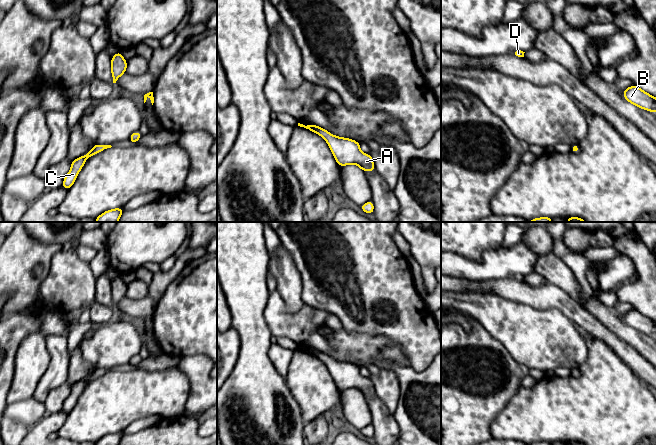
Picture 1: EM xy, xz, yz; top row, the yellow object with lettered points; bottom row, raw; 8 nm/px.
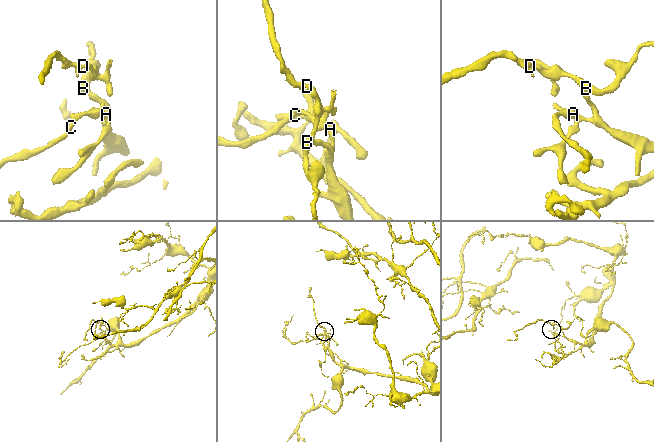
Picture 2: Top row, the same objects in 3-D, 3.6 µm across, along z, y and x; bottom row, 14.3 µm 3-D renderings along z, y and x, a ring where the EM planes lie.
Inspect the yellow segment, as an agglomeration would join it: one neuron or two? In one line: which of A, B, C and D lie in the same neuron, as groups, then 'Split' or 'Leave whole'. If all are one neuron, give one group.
Groups: A B C D. Leave whole

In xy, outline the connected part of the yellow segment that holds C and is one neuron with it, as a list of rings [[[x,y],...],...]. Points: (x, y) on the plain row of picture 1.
[[[95,368],[93,372],[87,378],[73,384],[71,387],[71,393],[63,404],[63,407],[62,407],[63,412],[66,414],[69,414],[72,411],[72,409],[77,403],[78,397],[83,392],[84,387],[88,382],[111,371],[112,371],[111,369]]]

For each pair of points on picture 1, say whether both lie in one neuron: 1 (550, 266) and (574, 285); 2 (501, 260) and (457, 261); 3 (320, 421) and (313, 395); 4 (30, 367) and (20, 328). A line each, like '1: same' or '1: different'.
1: same
2: same
3: different
4: different

